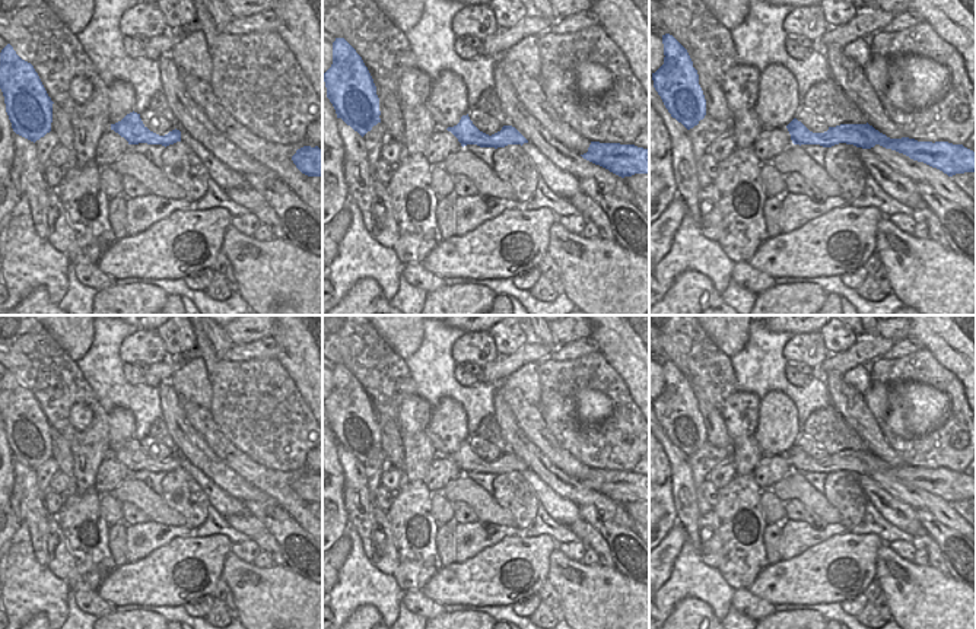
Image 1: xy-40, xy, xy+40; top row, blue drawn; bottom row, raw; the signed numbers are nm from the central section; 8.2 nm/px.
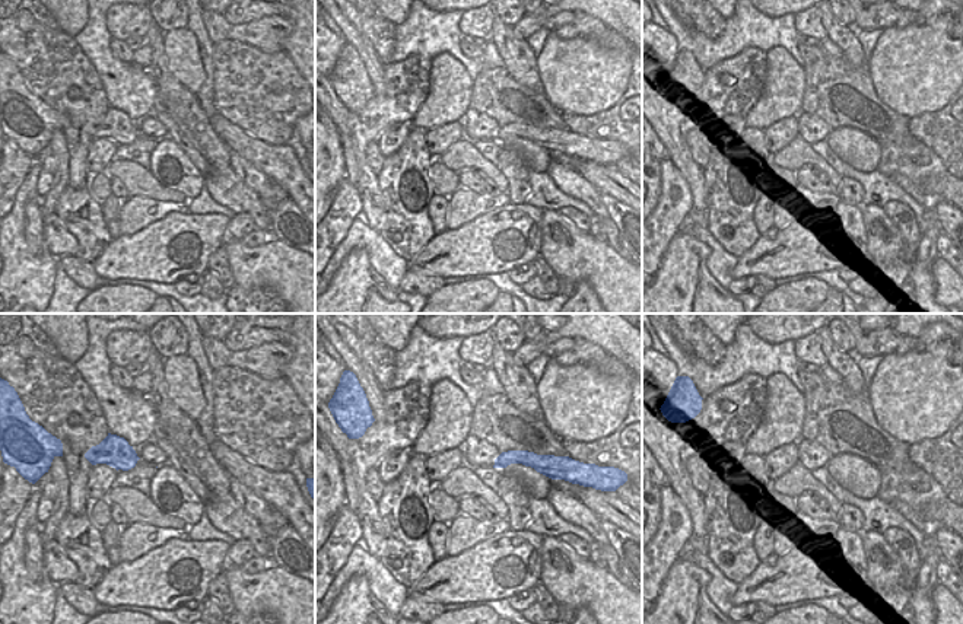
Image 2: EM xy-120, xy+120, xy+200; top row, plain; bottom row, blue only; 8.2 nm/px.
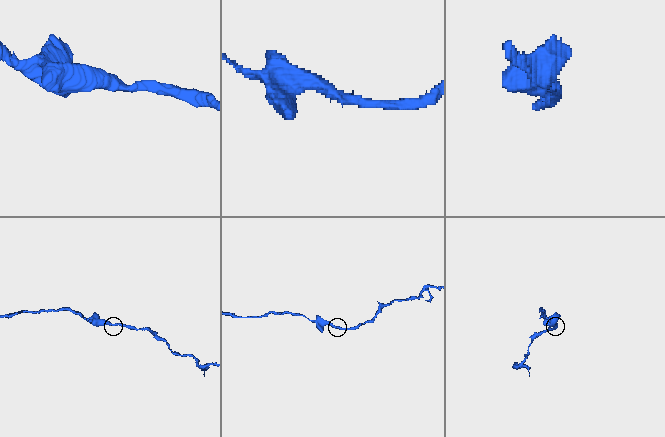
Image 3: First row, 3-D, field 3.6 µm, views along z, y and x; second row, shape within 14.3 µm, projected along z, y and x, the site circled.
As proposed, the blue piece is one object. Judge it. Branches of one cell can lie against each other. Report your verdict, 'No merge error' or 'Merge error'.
No merge error.

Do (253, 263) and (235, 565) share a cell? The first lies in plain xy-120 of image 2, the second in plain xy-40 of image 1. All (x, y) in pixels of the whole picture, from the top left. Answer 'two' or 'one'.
one

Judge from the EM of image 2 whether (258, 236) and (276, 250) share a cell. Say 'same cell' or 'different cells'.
different cells

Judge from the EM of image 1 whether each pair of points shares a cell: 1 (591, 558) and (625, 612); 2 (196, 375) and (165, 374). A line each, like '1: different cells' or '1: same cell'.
1: different cells
2: different cells

